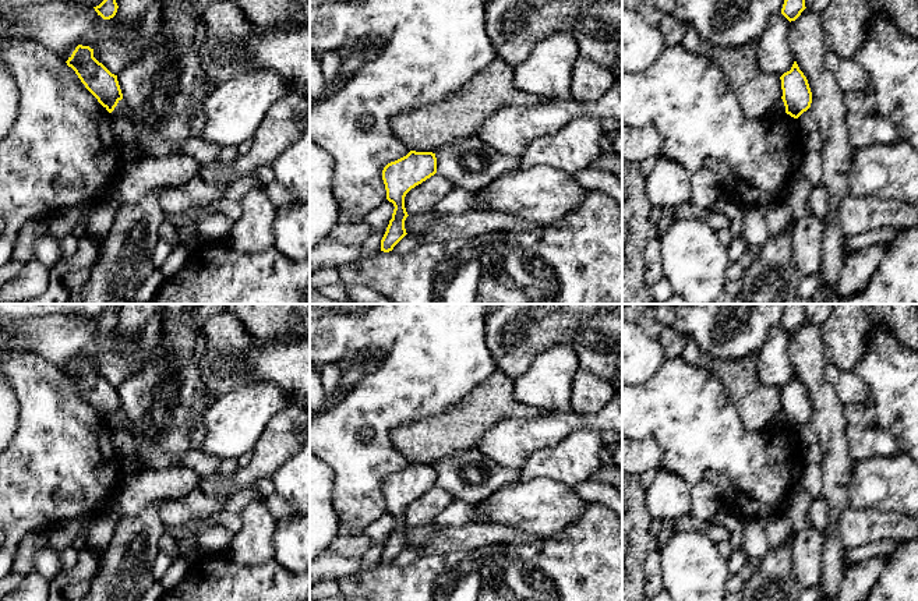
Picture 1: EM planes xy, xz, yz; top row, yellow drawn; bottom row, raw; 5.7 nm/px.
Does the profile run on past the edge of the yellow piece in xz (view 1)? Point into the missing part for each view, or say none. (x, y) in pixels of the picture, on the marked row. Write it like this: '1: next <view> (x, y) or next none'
1: next none

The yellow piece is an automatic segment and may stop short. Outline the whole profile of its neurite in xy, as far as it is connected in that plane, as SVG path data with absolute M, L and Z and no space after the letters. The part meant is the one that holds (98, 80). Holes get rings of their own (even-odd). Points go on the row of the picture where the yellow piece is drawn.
M78 45L66 63L98 102L112 113L123 99L123 93L117 75L93 57L93 49Z

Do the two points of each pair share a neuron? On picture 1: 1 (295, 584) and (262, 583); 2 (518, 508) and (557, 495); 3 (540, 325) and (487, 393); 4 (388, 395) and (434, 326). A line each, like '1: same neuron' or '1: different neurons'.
1: same neuron
2: same neuron
3: different neurons
4: same neuron

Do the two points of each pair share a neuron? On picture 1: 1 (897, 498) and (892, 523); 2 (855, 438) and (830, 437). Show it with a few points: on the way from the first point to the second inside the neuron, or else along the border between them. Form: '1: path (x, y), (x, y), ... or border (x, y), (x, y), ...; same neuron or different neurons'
1: border (862, 508), (896, 511), (903, 515); different neurons
2: border (847, 424), (847, 451), (854, 459); different neurons

